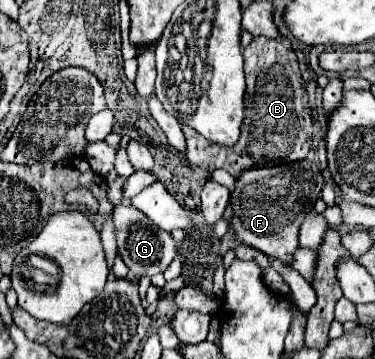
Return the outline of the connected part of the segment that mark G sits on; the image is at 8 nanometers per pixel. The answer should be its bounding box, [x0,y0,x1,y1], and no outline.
[113,203,177,279]

